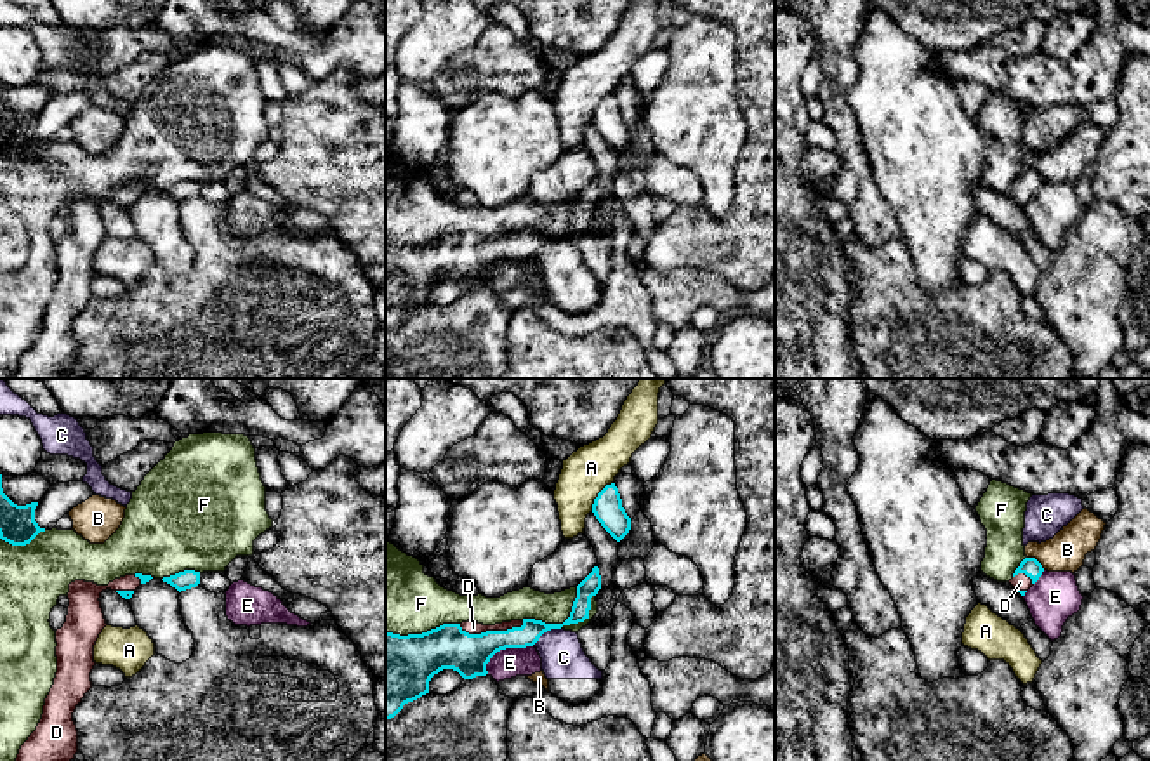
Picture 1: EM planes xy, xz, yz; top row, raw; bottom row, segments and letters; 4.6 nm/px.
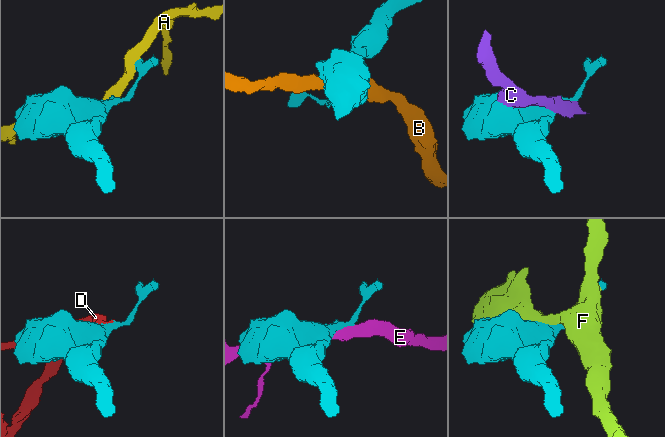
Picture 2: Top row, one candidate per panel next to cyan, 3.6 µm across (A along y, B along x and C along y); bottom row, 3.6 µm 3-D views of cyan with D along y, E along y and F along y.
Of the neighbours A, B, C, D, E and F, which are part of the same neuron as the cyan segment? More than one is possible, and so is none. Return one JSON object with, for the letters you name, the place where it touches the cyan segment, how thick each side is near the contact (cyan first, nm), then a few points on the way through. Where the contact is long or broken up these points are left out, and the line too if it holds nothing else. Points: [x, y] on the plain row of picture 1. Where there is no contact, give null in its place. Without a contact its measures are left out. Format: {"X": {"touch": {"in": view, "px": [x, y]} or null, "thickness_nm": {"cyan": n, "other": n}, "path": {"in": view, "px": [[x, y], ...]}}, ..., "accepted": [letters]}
{"D": {"touch": {"in": "xz", "px": [492, 242]}, "thickness_nm": {"cyan": 200, "other": 60}, "path": {"in": "xz", "px": [[447, 258], [480, 254], [492, 242], [476, 242], [473, 238]]}}, "accepted": ["D"]}

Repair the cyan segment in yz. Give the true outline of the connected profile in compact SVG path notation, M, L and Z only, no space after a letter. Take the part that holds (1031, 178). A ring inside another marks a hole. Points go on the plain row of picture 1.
M1025 169L1020 177L1015 181L1013 189L1009 195L1021 205L1025 203L1039 191L1044 179L1035 169Z

